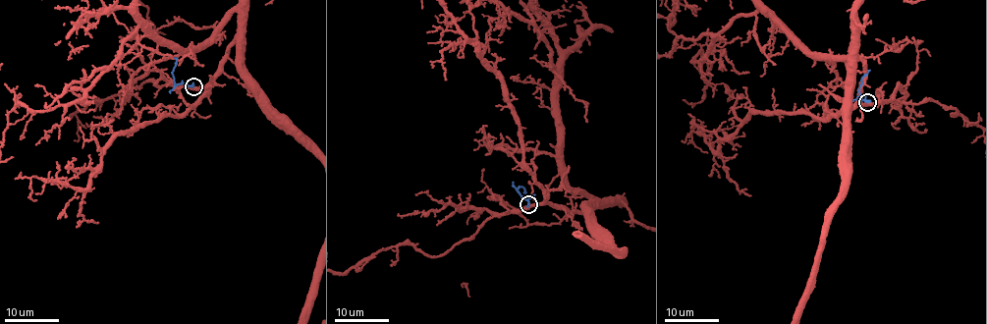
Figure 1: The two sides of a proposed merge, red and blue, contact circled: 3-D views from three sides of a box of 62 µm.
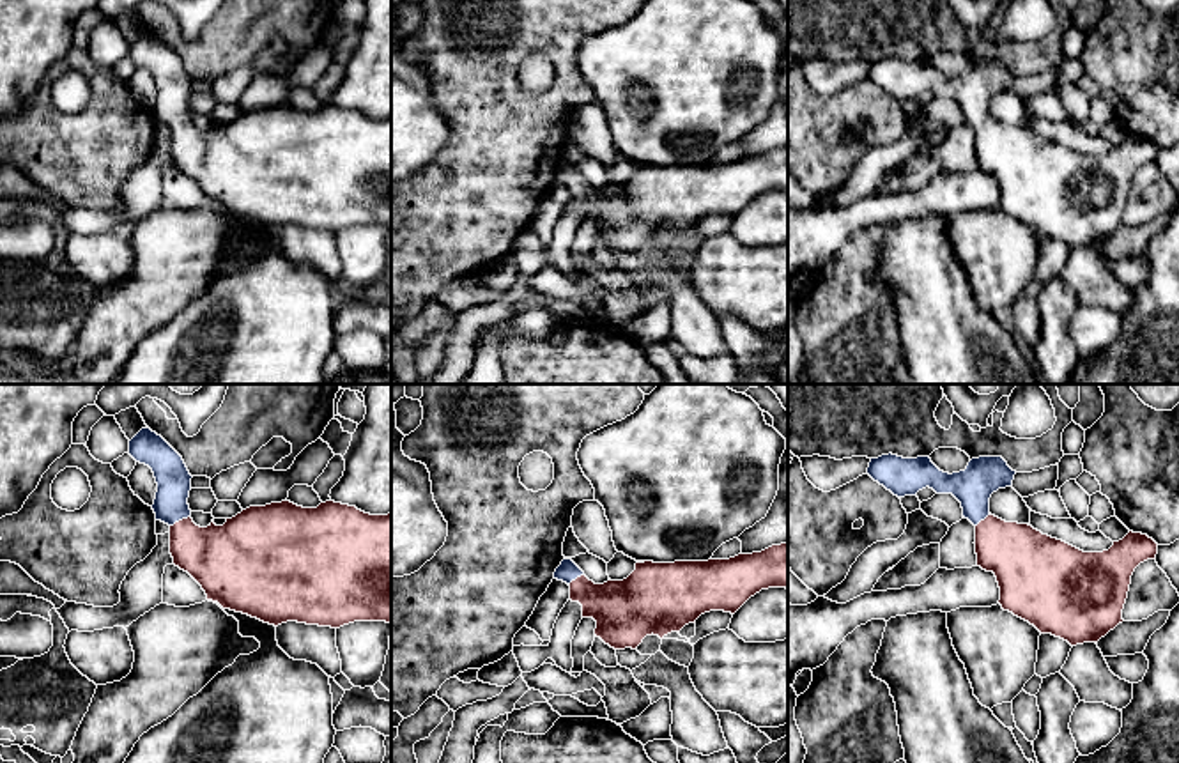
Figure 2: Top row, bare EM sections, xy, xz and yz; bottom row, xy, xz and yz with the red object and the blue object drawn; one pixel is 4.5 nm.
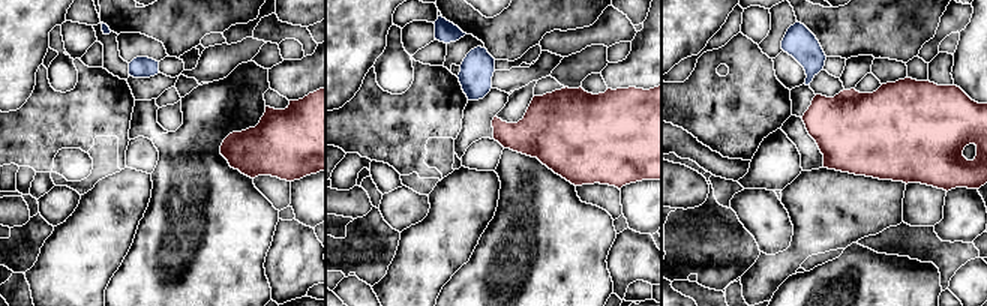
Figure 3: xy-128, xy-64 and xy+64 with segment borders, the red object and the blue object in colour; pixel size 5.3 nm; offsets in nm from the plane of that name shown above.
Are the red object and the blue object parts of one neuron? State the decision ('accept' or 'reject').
accept

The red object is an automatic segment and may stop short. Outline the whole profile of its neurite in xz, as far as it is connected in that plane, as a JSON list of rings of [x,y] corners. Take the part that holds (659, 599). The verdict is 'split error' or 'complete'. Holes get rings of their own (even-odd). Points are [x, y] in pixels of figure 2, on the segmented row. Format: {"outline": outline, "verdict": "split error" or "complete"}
{"outline": [[[788,543],[772,545],[761,552],[738,554],[729,559],[636,563],[623,581],[595,584],[572,561],[563,559],[554,579],[570,586],[570,600],[582,605],[582,618],[597,621],[595,636],[614,650],[636,650],[646,636],[664,639],[710,611],[735,614],[751,597],[768,588],[788,590]]], "verdict": "split error"}

